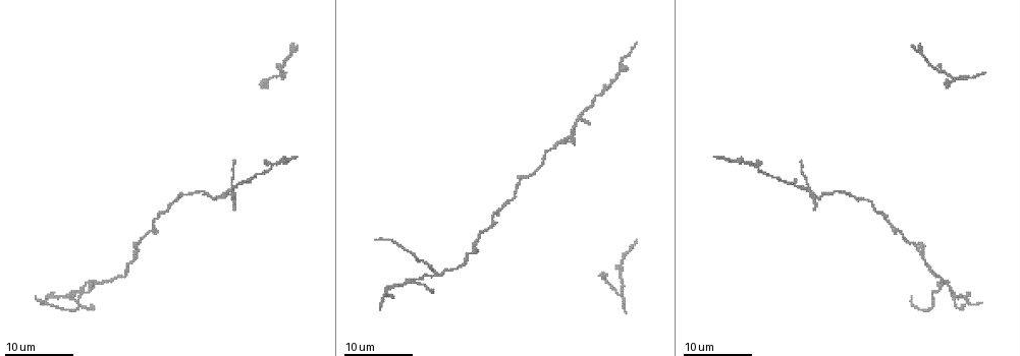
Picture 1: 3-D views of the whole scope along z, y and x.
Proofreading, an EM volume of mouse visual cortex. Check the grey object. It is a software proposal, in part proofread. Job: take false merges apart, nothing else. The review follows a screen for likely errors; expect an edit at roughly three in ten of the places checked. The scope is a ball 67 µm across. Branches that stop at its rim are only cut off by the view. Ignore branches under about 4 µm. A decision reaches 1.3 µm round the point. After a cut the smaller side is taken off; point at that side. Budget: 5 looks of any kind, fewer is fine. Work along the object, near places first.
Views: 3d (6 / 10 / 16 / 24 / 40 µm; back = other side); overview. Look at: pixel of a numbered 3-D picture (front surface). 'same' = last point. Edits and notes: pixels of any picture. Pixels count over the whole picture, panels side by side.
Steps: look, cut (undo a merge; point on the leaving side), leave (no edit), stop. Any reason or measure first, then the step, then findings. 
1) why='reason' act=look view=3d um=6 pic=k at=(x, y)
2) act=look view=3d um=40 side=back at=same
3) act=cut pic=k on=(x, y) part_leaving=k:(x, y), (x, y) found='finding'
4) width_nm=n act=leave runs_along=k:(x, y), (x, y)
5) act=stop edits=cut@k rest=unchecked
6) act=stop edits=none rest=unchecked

why='side arm on a straight run' act=look view=3d um=24 pic=1 at=(915, 248)

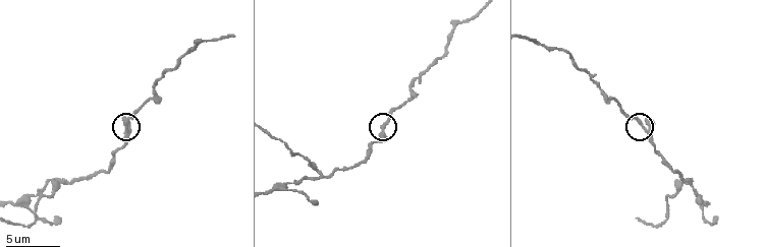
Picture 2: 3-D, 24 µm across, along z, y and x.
act=look view=3d um=6 pic=2 at=(641, 127)

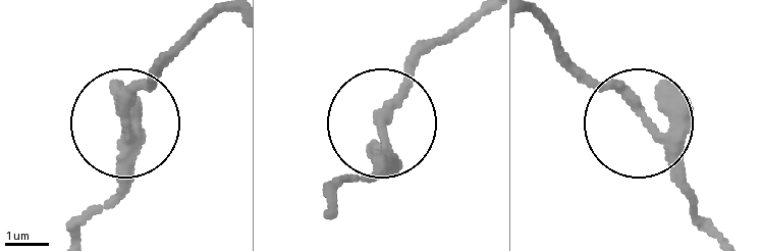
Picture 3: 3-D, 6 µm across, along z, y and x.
width_nm=280 act=leave found='continuous, no second neuron'

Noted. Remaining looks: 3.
act=look view=3d um=10 pic=2 at=(321, 174)

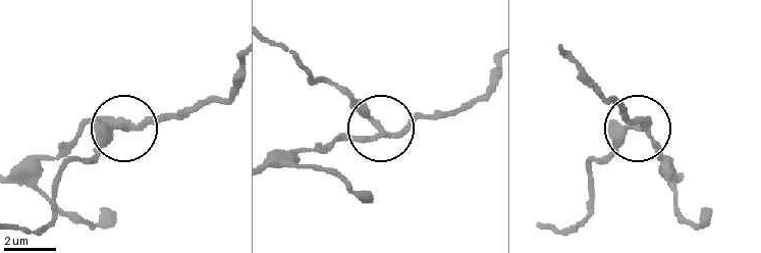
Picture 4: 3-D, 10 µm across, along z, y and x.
side_arm_um=13 arms=3 act=cut pic=4 on=(106, 143) found='two neurons meet here'

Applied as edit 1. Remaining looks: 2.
act=look view=overview

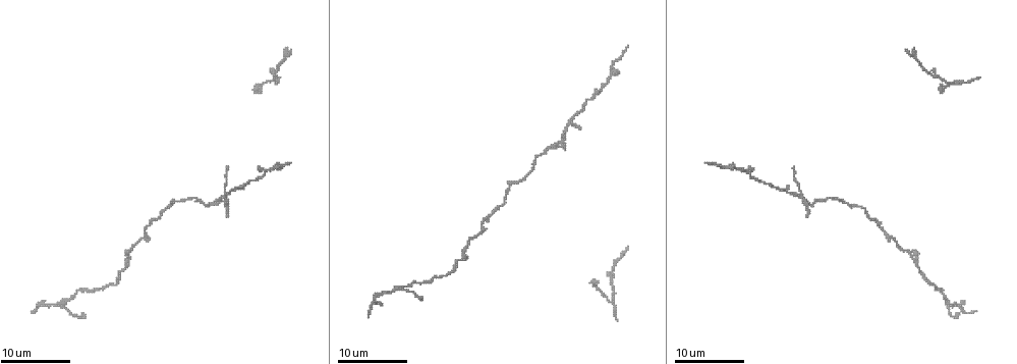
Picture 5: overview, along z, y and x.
why='sudden change in width' act=look view=3d um=6 pic=5 at=(890, 238)

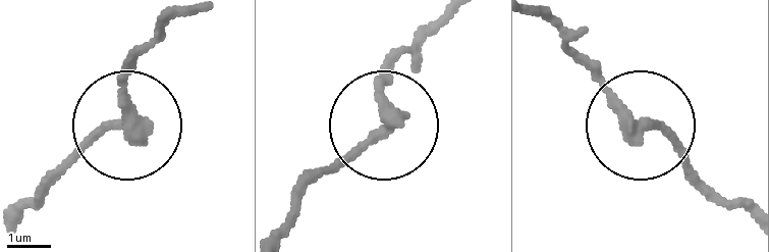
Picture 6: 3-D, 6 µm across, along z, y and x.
act=leave runs_along=6:(444, 13), (385, 72), (378, 127), (294, 197) found='all the same neuron'

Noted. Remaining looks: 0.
act=stop edits=cut@4 rest=unchecked

